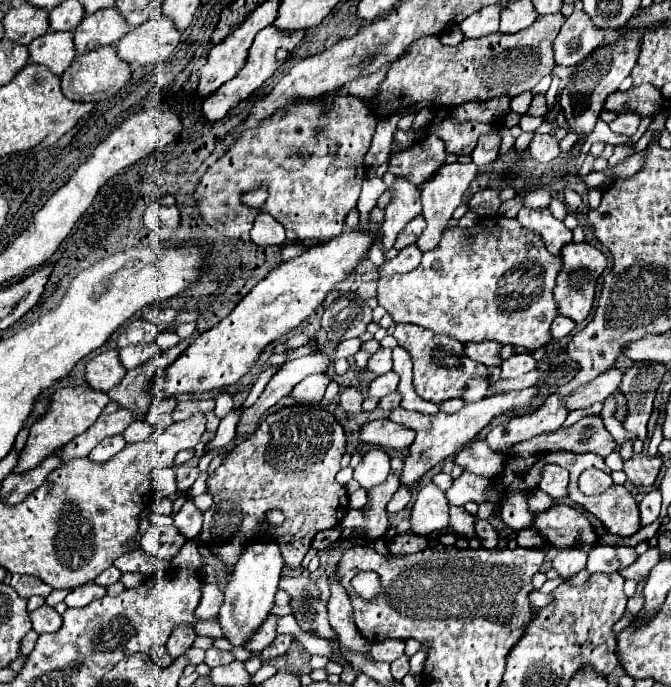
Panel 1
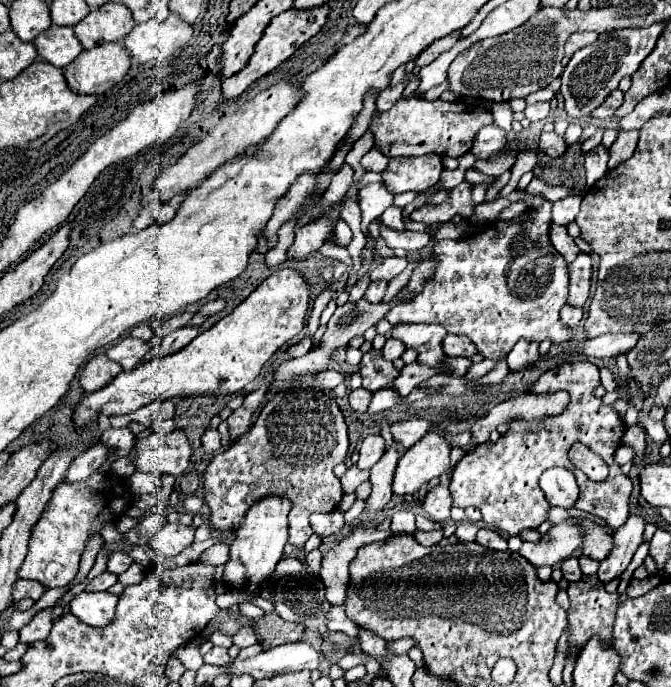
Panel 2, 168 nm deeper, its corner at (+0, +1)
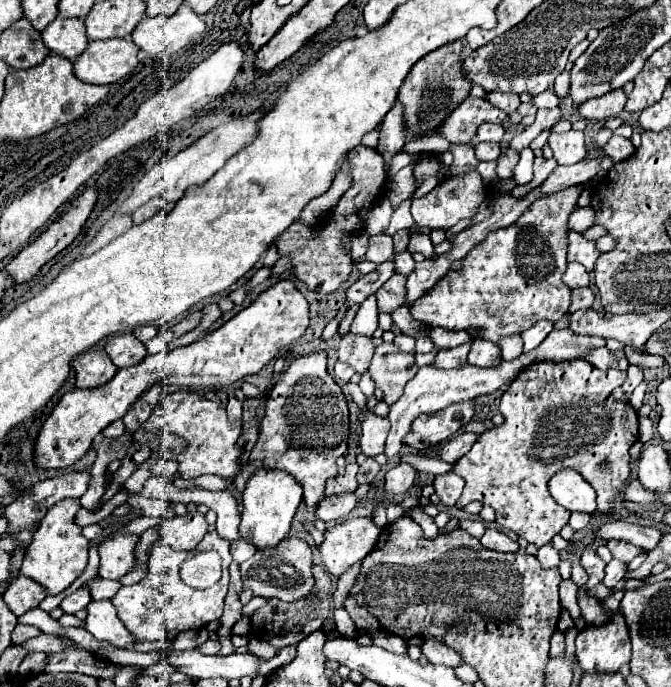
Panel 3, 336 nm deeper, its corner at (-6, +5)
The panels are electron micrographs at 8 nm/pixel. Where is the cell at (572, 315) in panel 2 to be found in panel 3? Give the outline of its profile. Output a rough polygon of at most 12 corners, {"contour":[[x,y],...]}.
{"contour":[[590,288],[572,290],[570,312],[590,308],[594,294]]}

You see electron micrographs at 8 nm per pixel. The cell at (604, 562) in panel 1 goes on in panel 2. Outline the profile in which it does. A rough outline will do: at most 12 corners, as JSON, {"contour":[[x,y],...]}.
{"contour":[[630,516],[612,534],[614,546],[598,568],[610,582],[628,568],[642,542],[644,516]]}

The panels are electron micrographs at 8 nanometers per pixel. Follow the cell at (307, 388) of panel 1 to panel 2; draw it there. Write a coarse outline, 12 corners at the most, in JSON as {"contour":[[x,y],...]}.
{"contour":[[334,370],[316,374],[314,382],[320,390],[332,390],[342,380],[342,372]]}

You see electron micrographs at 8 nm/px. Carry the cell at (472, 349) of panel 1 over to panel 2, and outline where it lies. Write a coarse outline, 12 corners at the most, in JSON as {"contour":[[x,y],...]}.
{"contour":[[468,336],[444,338],[444,352],[454,358],[478,354]]}

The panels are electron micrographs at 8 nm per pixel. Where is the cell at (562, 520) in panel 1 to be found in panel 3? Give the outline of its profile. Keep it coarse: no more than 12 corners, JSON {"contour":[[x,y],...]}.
{"contour":[[608,540],[612,556],[622,562],[630,562],[642,548],[624,542]]}

